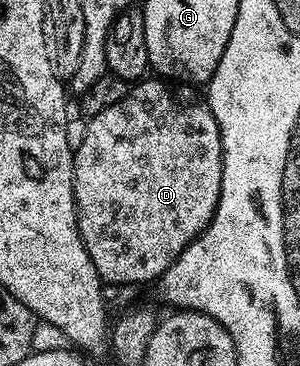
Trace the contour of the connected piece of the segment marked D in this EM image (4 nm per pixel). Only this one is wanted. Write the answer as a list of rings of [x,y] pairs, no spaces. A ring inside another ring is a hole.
[[[141,80],[132,87],[133,90],[122,102],[113,102],[105,106],[93,119],[85,122],[83,140],[73,151],[73,195],[77,205],[77,227],[81,233],[83,244],[91,256],[102,283],[118,282],[121,286],[129,286],[132,282],[149,282],[160,279],[167,267],[177,261],[180,254],[206,230],[214,221],[217,212],[217,200],[223,194],[223,136],[217,127],[214,111],[208,105],[197,102],[184,102],[170,83],[165,80]]]

